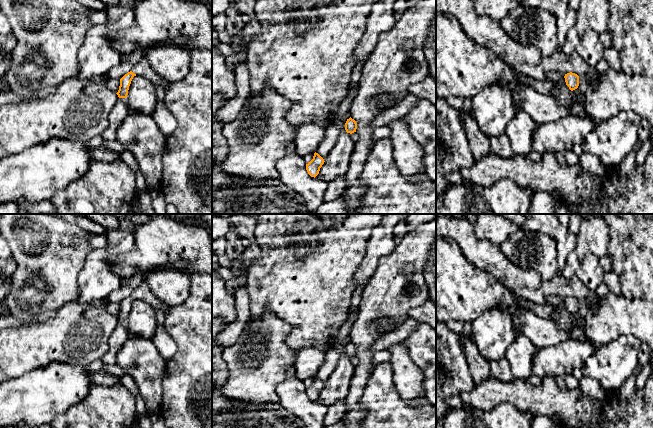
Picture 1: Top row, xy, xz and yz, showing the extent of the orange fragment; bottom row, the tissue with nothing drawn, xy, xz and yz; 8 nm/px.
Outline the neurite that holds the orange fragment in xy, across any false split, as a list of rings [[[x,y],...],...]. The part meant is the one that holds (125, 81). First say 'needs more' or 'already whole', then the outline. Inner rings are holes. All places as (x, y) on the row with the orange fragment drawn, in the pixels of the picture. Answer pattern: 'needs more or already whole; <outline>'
needs more; [[[143,57],[136,66],[120,79],[119,90],[116,93],[119,98],[126,98],[129,86],[134,76],[141,75],[152,81],[154,85],[161,85],[167,90],[170,82],[159,76],[149,65],[146,57]]]

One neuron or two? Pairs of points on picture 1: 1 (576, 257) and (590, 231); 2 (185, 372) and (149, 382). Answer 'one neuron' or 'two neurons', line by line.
1: one neuron
2: two neurons

